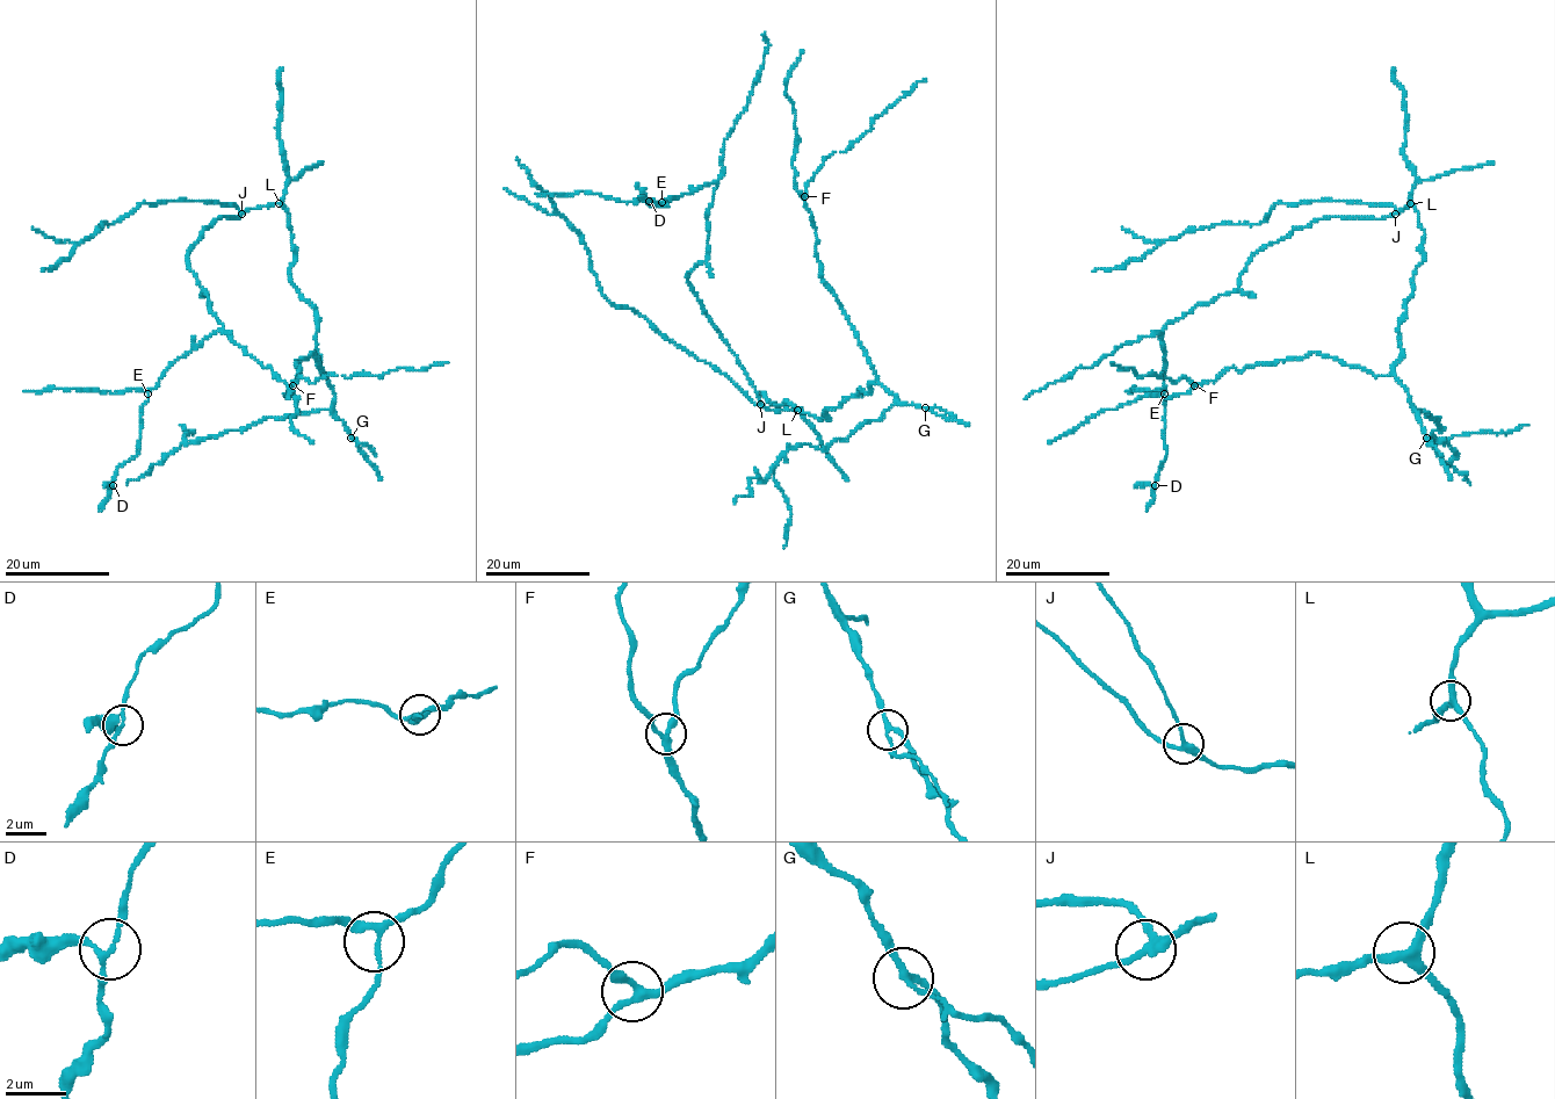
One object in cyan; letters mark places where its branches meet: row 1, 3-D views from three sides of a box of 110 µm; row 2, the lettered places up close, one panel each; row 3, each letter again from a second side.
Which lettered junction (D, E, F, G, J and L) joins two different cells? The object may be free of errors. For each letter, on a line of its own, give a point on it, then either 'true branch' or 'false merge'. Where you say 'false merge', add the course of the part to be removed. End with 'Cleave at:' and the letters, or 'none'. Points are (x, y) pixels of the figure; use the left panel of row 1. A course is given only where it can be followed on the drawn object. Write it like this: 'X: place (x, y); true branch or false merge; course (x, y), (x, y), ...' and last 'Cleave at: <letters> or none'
D: place (113, 485); true branch
E: place (147, 393); true branch
F: place (293, 385); true branch
G: place (351, 438); false merge; course (351, 438), (366, 443), (376, 457)
J: place (241, 214); true branch
L: place (279, 203); true branch
Cleave at: G

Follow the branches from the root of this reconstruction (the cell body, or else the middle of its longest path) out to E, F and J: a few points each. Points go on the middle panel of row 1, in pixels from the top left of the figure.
E: (810, 416), (764, 406), (688, 283), (691, 270), (707, 261), (707, 216), (717, 183), (662, 202)
F: (810, 416), (830, 418), (826, 410), (859, 390), (869, 392), (877, 380), (822, 279), (817, 230), (804, 196)
J: (810, 416), (800, 411), (769, 411), (760, 404)

